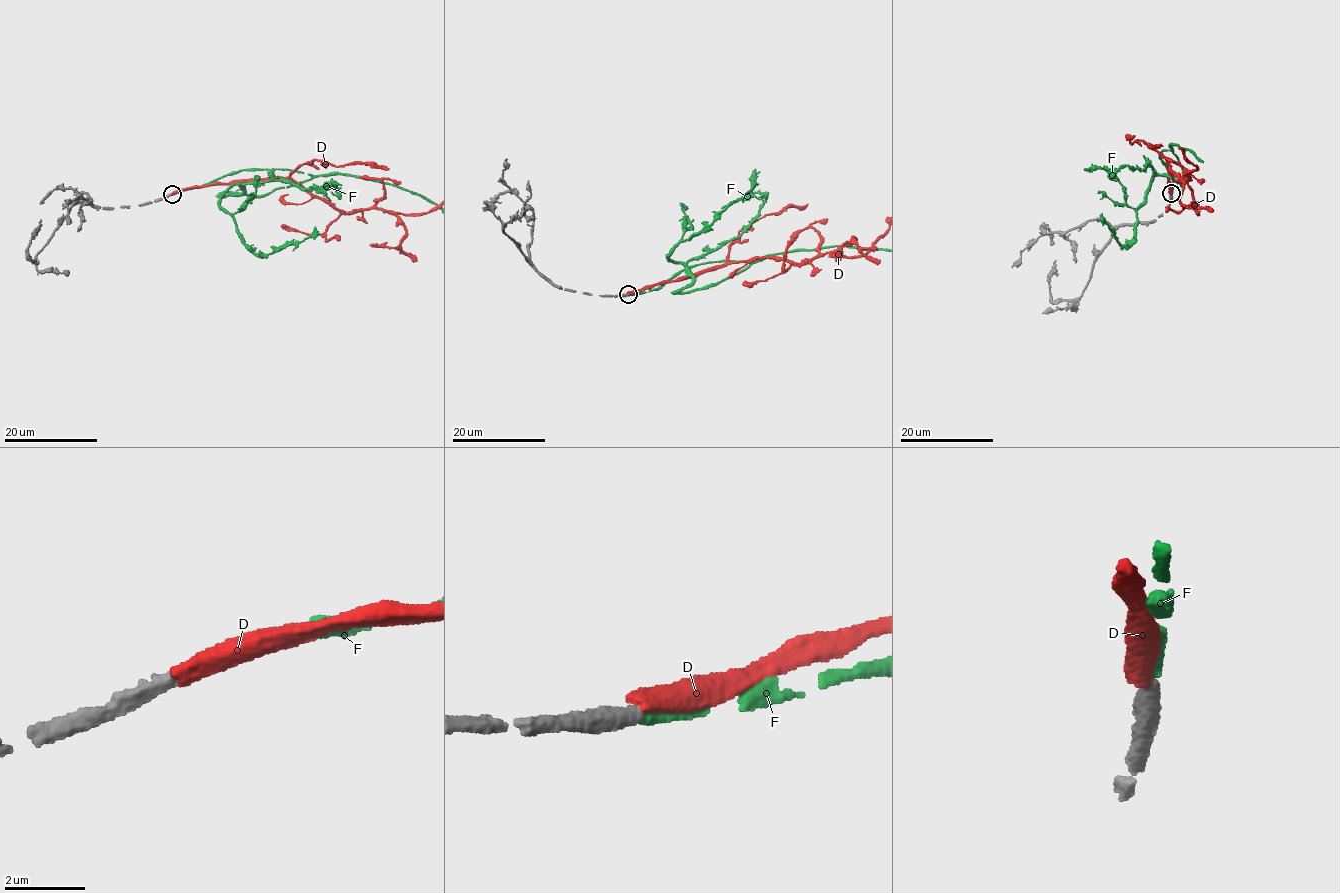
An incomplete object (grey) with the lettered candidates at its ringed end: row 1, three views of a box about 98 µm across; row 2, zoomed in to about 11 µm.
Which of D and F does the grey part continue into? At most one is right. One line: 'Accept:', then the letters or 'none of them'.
Accept: F

